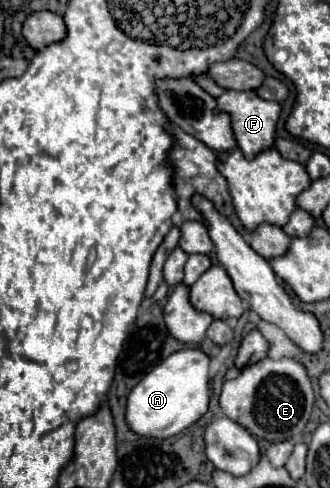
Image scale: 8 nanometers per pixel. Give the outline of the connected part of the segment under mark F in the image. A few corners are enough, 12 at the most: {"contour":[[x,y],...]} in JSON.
{"contour":[[225,91],[215,113],[231,117],[247,159],[273,147],[277,101],[255,91]]}

